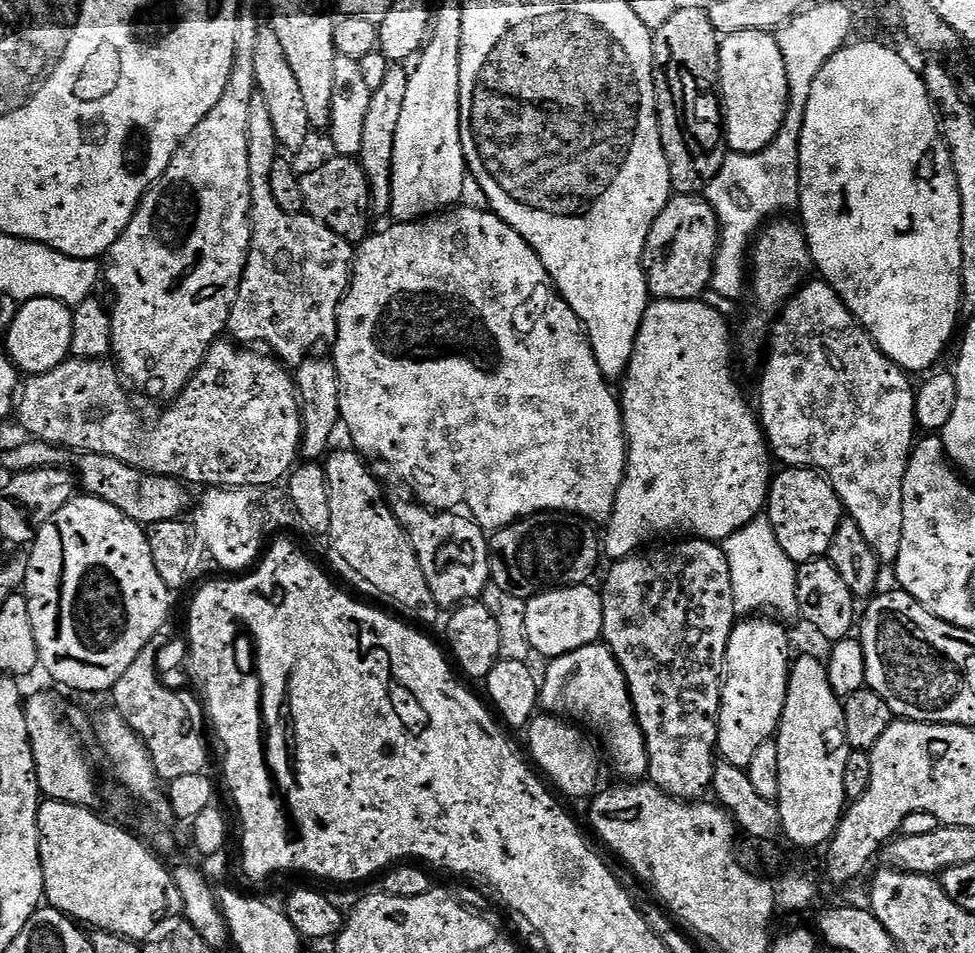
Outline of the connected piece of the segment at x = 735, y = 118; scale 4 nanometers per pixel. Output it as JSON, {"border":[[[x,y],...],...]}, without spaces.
{"border":[[[746,30],[729,32],[718,44],[718,80],[720,76],[719,103],[722,105],[722,136],[733,153],[761,151],[778,134],[783,126],[789,106],[788,80],[782,52],[772,32]]]}

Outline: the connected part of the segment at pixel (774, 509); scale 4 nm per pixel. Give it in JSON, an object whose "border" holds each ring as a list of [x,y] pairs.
{"border":[[[785,467],[775,473],[770,485],[768,502],[766,505],[766,518],[772,523],[776,541],[786,550],[789,558],[796,561],[797,565],[804,564],[807,560],[819,560],[827,557],[828,548],[842,519],[842,505],[838,494],[832,488],[828,477],[811,468]]]}

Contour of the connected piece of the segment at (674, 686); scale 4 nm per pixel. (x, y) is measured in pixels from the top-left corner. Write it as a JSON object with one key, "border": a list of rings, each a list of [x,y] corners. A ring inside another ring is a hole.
{"border":[[[684,538],[678,544],[666,544],[662,548],[637,550],[625,560],[617,560],[611,565],[608,577],[604,580],[604,588],[600,592],[602,602],[602,640],[613,655],[620,661],[620,670],[624,675],[624,683],[628,685],[628,698],[632,707],[632,715],[641,735],[644,736],[644,750],[648,755],[646,776],[651,783],[663,790],[665,796],[674,796],[678,800],[691,801],[703,788],[707,789],[712,781],[714,759],[712,752],[717,751],[716,722],[720,714],[720,686],[724,655],[728,649],[728,639],[734,627],[738,613],[732,607],[732,583],[730,582],[730,566],[723,547],[710,540]]]}

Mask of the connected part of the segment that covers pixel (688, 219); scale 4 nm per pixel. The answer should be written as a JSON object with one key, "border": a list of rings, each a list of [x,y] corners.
{"border":[[[676,194],[666,207],[656,213],[656,220],[644,244],[644,277],[648,283],[649,297],[657,300],[695,300],[703,297],[712,282],[712,266],[716,263],[716,250],[720,246],[720,221],[707,199],[696,194]]]}

